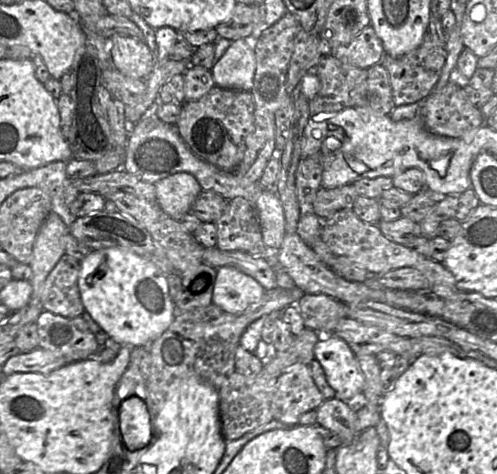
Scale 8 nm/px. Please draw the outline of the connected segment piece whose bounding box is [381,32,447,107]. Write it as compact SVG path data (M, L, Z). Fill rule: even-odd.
M427 32L421 45L411 52L400 57L391 57L390 55L385 54L381 63L389 73L395 107L416 103L424 100L427 96L429 96L441 76L442 68L445 65L446 58L446 47L433 43L429 38L427 38Z

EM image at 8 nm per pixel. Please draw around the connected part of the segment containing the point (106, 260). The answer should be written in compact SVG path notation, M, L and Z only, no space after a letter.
M104 248L104 249L97 249L97 250L92 250L83 260L81 260L80 262L81 267L80 267L80 272L79 272L79 277L78 277L78 286L79 286L79 291L80 291L80 295L81 295L81 300L82 303L84 305L85 311L88 312L93 319L108 333L108 335L112 338L114 338L115 340L117 340L120 344L125 344L128 345L130 347L139 347L139 346L149 346L149 352L150 352L150 344L156 339L158 338L169 326L170 324L174 321L175 316L174 316L174 301L171 298L171 295L169 294L169 290L168 290L168 285L167 285L167 279L165 274L163 274L161 272L161 270L150 260L139 256L138 254L135 254L131 251L127 251L127 250L122 250L119 248Z

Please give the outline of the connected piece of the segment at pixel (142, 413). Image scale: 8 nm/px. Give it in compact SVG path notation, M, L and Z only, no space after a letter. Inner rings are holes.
M130 397L120 403L119 429L128 450L146 448L151 441L150 417L145 402Z

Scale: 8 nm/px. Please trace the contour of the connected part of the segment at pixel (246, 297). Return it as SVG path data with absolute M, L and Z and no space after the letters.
M231 266L216 269L212 303L229 313L239 314L260 301L265 289L254 278Z

